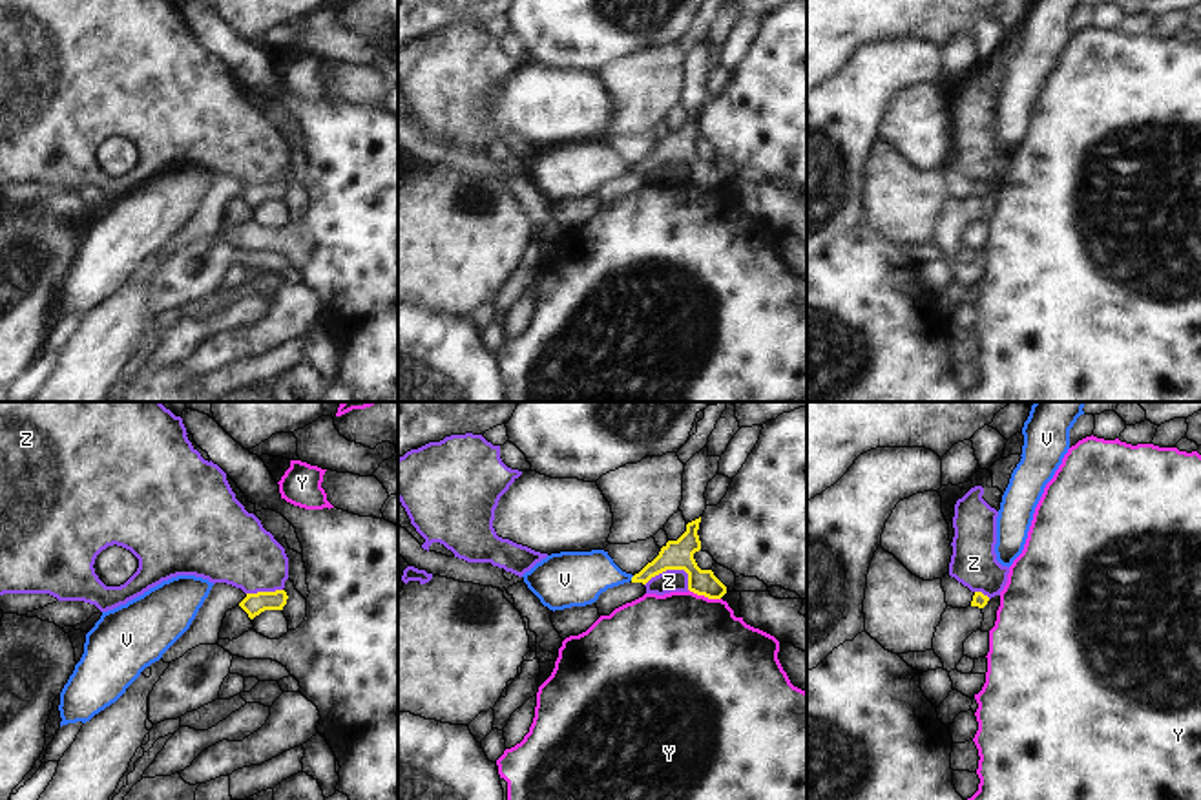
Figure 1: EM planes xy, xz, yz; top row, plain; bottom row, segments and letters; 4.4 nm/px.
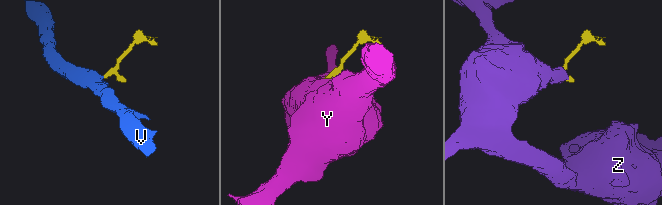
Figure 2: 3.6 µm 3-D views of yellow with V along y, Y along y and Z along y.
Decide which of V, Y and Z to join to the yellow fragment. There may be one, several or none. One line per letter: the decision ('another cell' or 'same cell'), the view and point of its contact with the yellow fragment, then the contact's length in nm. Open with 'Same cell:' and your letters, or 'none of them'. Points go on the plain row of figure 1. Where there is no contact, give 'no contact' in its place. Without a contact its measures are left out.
Same cell: V
V: same cell | xz (632, 168) | 30 nm
Y: another cell | xz (705, 187) | 150 nm
Z: another cell | xz (667, 159) | 200 nm

